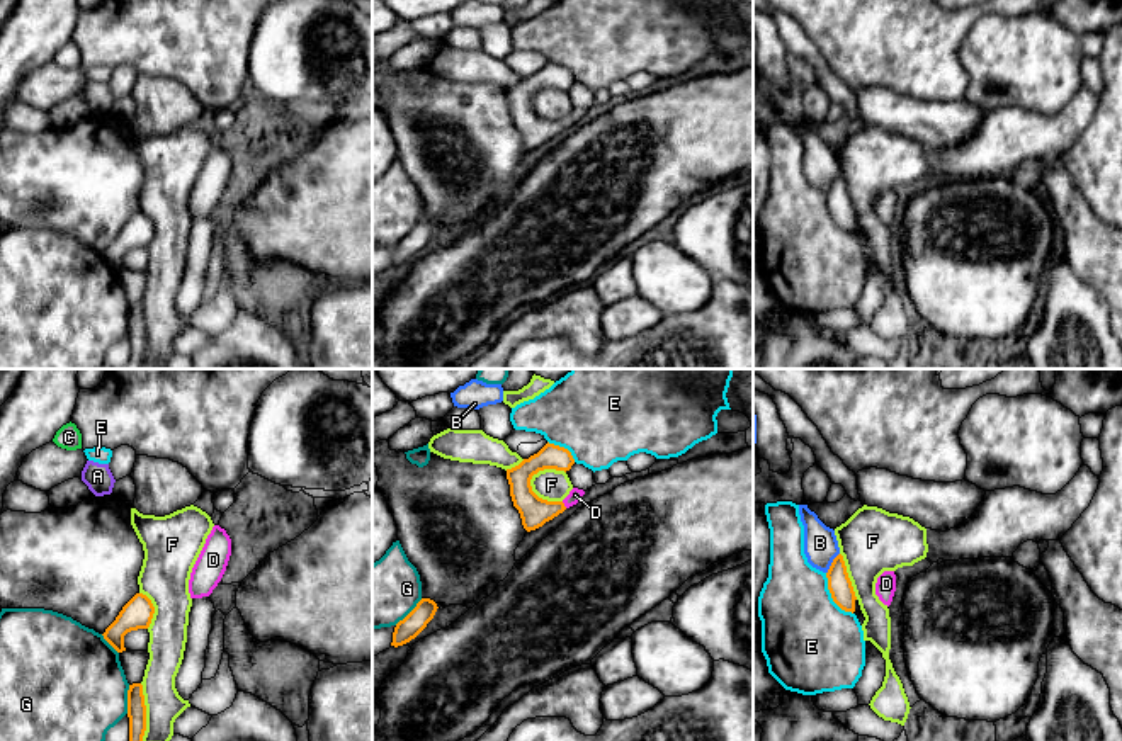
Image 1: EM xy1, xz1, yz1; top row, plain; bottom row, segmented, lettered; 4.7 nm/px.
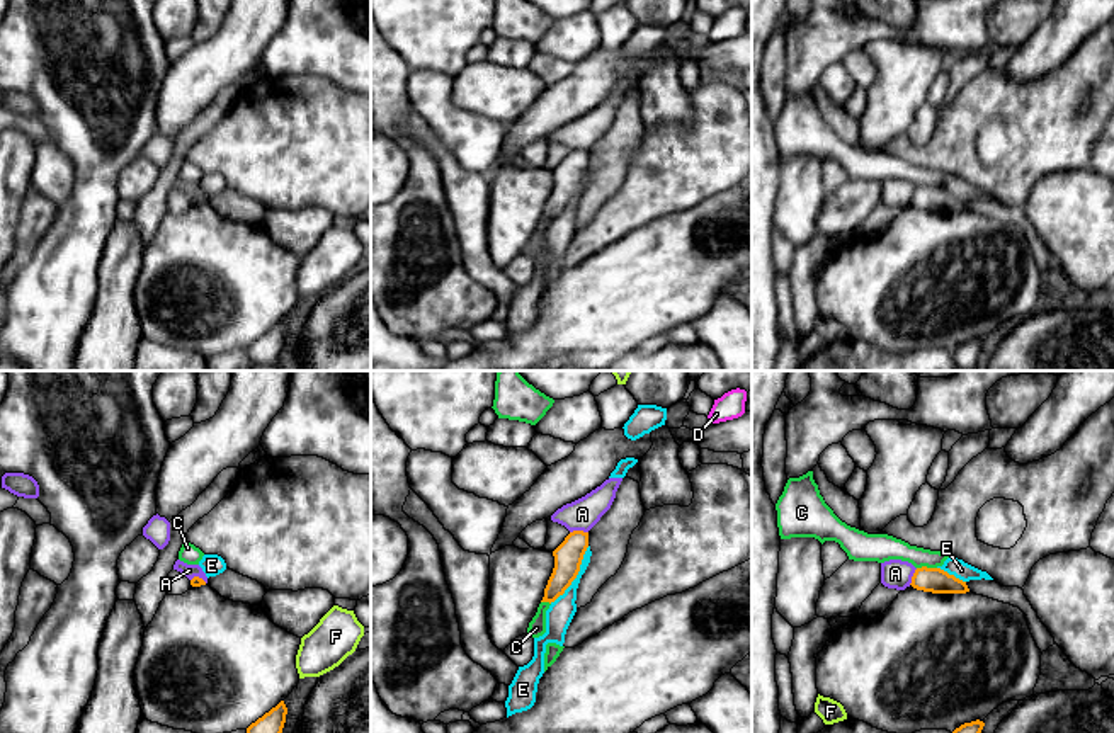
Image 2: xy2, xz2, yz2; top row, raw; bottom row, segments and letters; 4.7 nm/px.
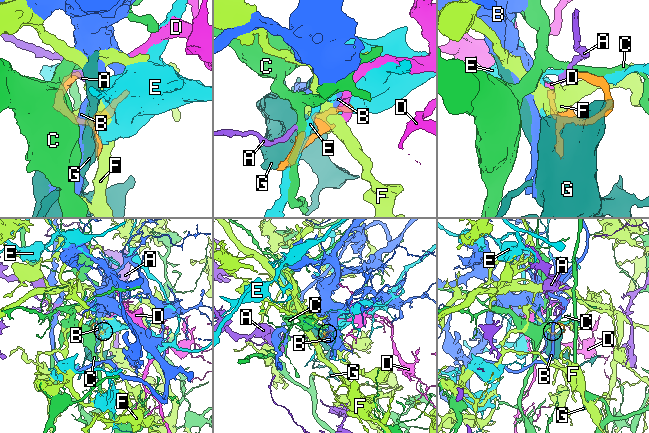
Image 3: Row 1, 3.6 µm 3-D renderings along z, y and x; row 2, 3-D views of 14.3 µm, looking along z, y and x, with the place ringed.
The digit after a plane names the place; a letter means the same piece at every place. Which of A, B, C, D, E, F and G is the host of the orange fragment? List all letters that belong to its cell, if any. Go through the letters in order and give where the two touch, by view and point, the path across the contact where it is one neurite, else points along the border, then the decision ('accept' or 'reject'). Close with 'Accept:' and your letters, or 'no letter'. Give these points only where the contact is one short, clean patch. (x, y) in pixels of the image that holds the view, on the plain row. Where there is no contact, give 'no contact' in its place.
A: contact xz2 (579, 150); border xz2 (587, 150), (570, 152); reject
B: contact yz1 (832, 182); border yz1 (838, 172), (827, 192); reject
C: contact yz2 (926, 186); border yz2 (936, 186), (917, 187); reject
D: contact xz1 (563, 124); accept
E: contact xz2 (575, 196); reject
F: contact xz1 (541, 118); reject
G: contact xy1 (128, 318); reject
Accept: D

